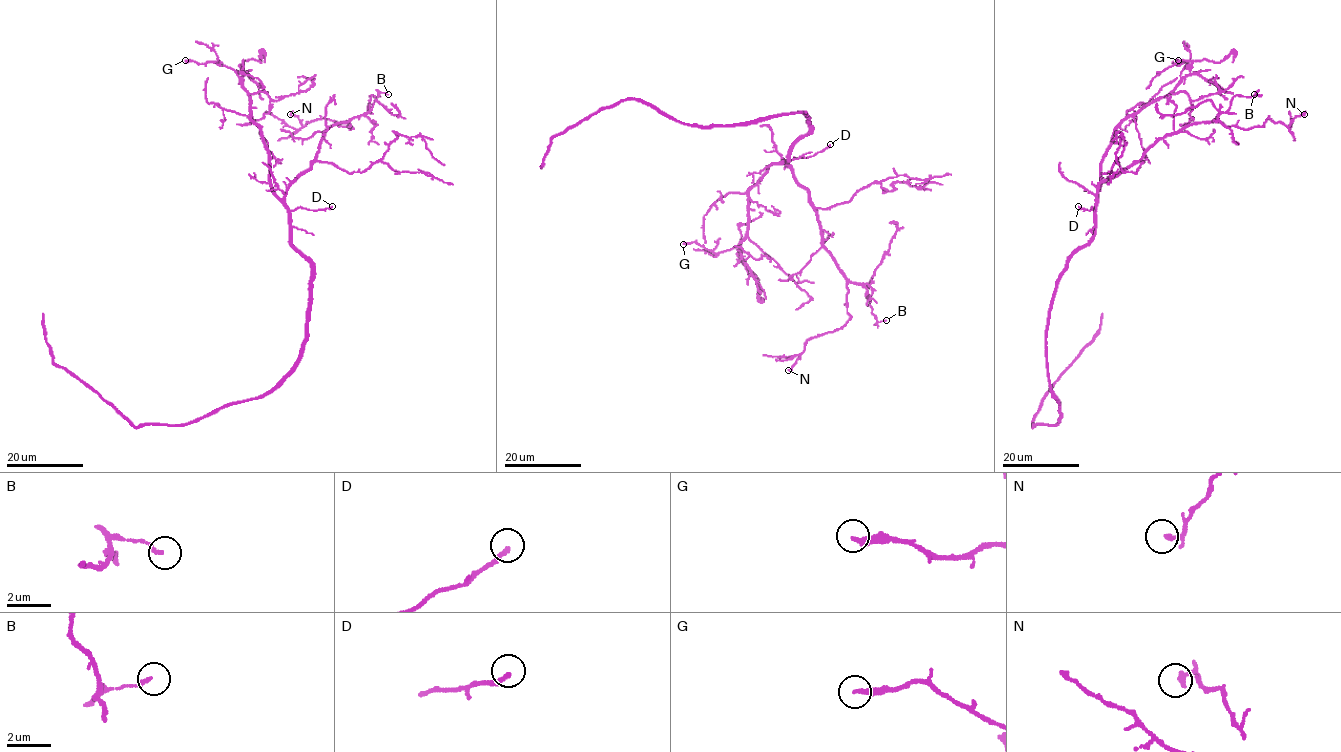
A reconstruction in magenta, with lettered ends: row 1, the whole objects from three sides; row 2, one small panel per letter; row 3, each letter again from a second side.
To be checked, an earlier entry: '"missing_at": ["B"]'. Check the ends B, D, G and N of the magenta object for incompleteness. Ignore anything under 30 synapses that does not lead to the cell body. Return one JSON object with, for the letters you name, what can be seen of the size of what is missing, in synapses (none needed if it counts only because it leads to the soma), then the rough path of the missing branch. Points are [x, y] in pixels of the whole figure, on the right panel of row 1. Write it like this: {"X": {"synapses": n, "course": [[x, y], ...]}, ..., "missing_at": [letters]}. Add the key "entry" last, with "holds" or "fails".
{"missing_at": [], "entry": "fails"}

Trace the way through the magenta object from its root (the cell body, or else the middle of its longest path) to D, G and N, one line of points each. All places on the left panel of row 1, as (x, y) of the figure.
D: (311, 294), (311, 263), (292, 243), (290, 212), (299, 207), (325, 210), (332, 206)
G: (311, 294), (311, 263), (292, 243), (250, 94), (233, 70), (185, 60)
N: (311, 294), (311, 263), (292, 243), (285, 192), (330, 127), (352, 128), (325, 118), (303, 126), (290, 114)

